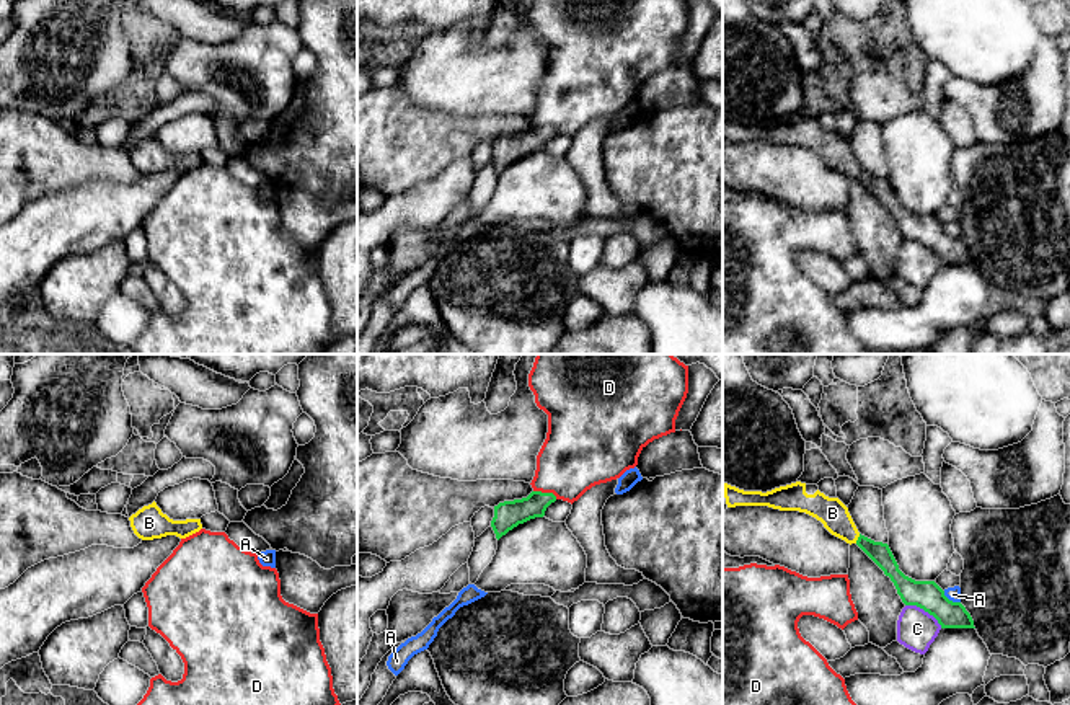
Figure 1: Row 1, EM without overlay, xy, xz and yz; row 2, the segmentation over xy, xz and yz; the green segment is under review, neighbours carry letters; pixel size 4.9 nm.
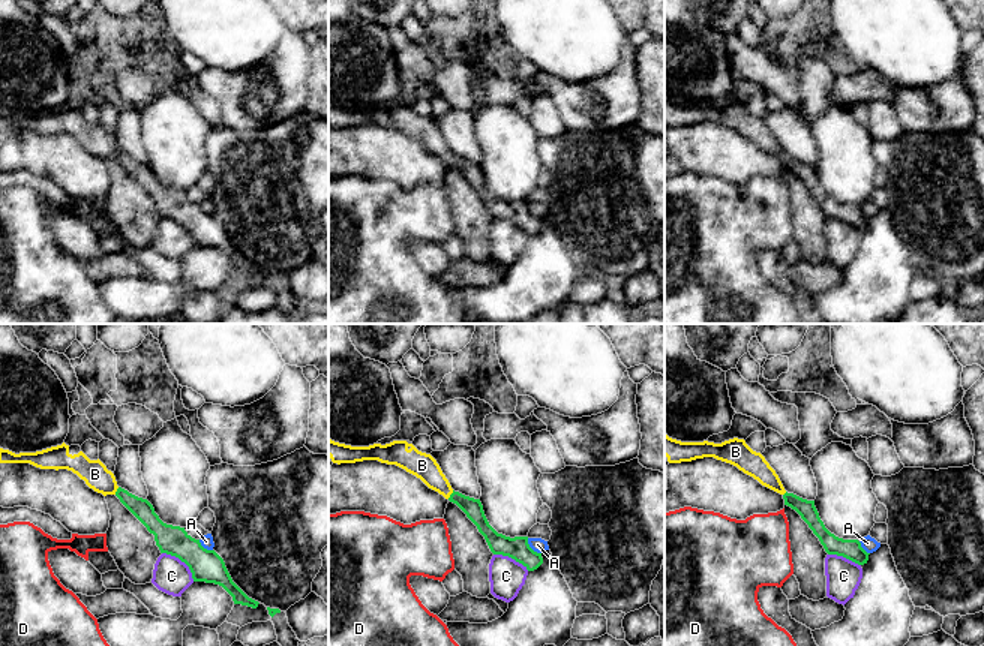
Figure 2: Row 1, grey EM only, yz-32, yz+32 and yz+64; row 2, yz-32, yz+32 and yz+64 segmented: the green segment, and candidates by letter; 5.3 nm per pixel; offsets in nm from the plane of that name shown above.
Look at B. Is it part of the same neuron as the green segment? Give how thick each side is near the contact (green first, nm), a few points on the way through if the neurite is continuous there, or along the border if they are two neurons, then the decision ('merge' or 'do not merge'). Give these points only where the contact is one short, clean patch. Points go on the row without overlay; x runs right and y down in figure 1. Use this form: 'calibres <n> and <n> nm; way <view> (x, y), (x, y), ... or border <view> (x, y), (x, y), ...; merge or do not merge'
calibres 100 and 150 nm; way yz (878, 186), (858, 173), (832, 147); merge

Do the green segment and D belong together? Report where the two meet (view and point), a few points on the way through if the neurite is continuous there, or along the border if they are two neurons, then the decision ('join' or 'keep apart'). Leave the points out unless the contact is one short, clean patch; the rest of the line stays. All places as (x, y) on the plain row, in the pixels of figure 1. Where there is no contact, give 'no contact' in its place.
contact xz (545, 128); border xz (534, 124), (552, 128), (557, 133); keep apart

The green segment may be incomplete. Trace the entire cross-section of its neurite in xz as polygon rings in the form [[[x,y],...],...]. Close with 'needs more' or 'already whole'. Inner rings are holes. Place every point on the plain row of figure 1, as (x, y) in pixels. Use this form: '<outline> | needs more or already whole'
[[[532,126],[527,132],[504,135],[494,140],[491,162],[499,175],[509,165],[535,152],[543,152],[546,142],[556,135],[553,127]]] | already whole

